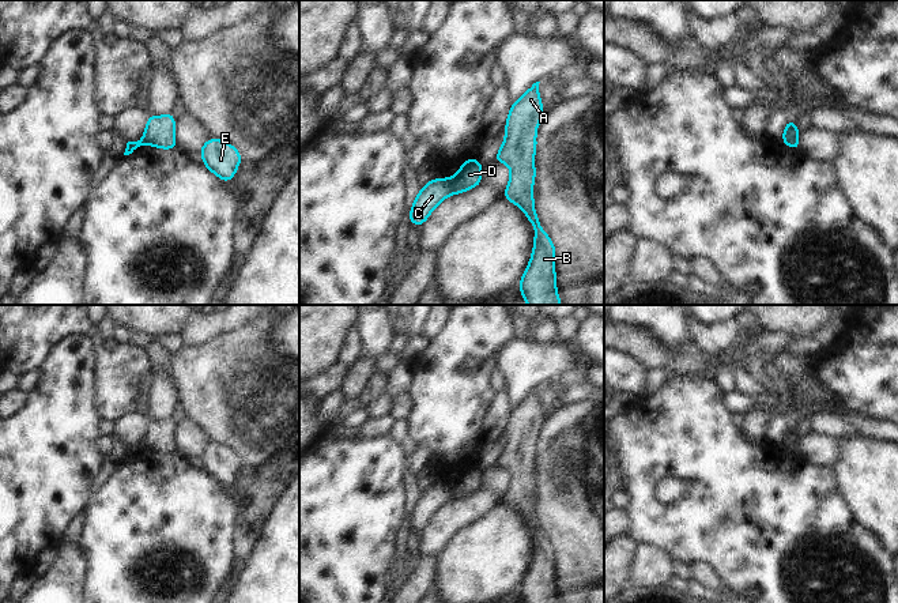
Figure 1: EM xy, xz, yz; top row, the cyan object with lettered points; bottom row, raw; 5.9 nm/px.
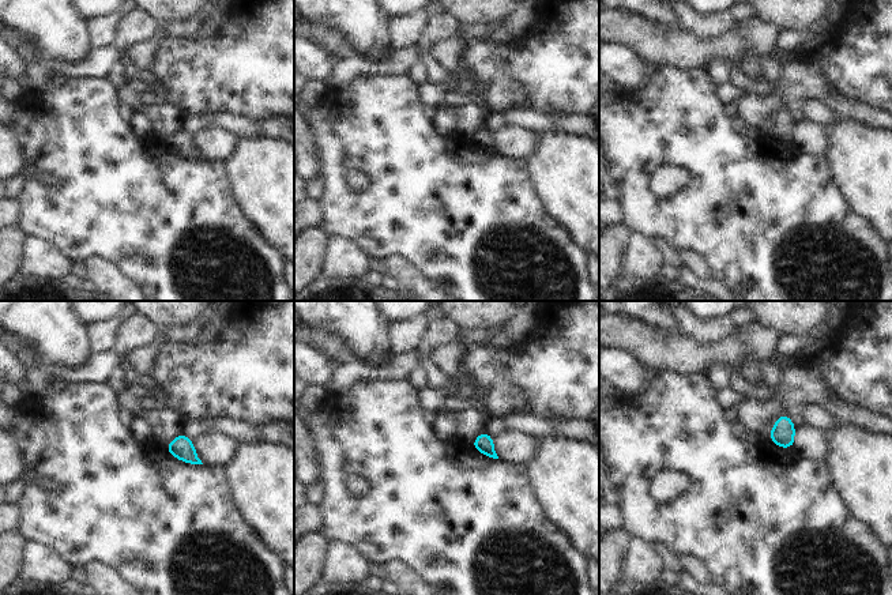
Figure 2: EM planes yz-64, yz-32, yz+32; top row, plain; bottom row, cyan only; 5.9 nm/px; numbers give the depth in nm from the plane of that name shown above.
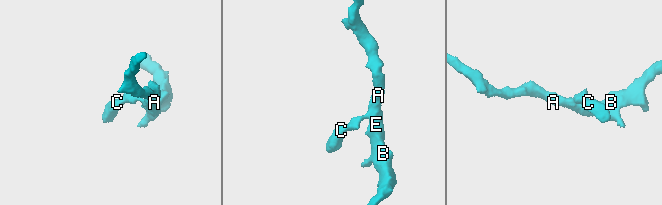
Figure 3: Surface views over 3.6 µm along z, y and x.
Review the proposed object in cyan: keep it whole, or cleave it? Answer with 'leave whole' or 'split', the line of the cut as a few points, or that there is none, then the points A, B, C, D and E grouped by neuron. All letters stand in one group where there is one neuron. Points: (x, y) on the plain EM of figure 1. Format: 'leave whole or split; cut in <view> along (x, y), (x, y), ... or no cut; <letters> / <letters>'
split; cut in yz along (797, 443), (788, 444), (784, 448); A B D E / C

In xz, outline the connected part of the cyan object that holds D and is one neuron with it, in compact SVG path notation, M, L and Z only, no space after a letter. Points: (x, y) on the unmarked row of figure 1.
M464 464L461 474L450 483L452 498L460 500L482 489L483 470L476 464Z

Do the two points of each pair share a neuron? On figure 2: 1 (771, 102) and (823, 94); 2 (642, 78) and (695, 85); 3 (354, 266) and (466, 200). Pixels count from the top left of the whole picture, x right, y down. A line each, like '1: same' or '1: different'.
1: same
2: different
3: different

